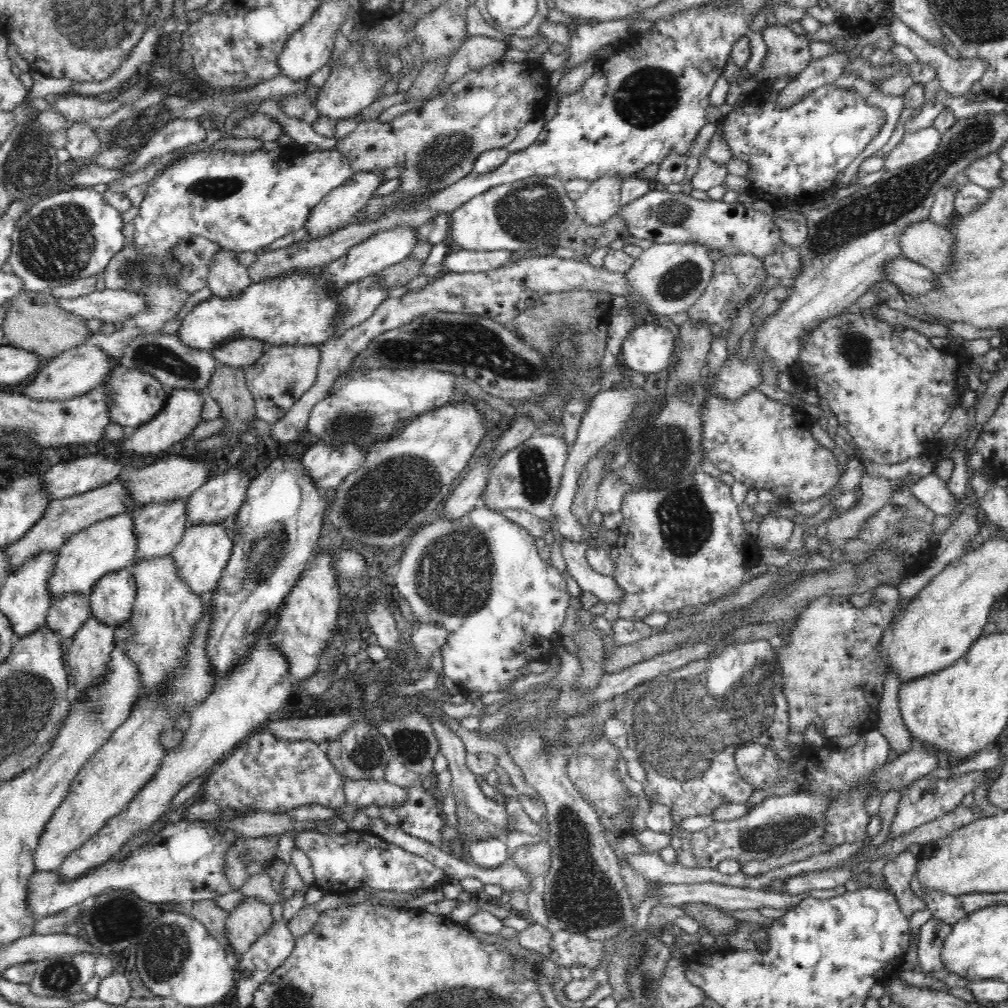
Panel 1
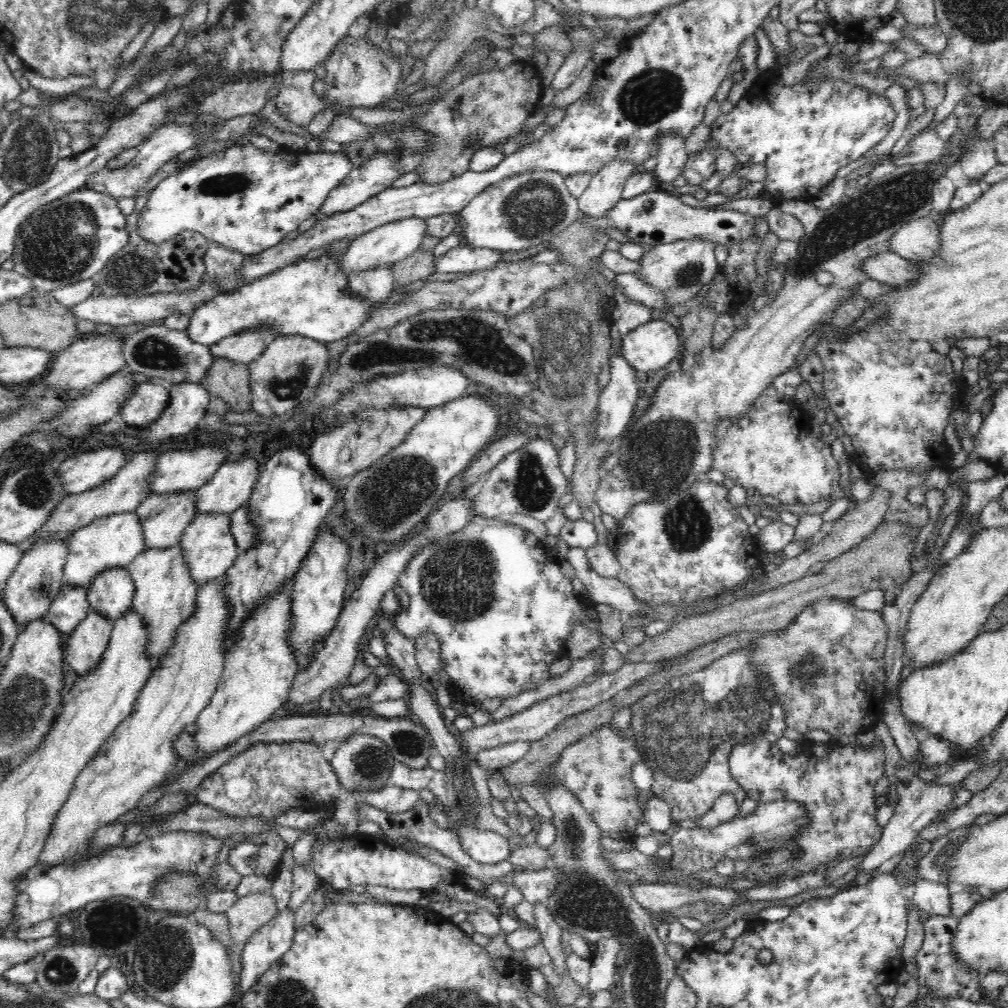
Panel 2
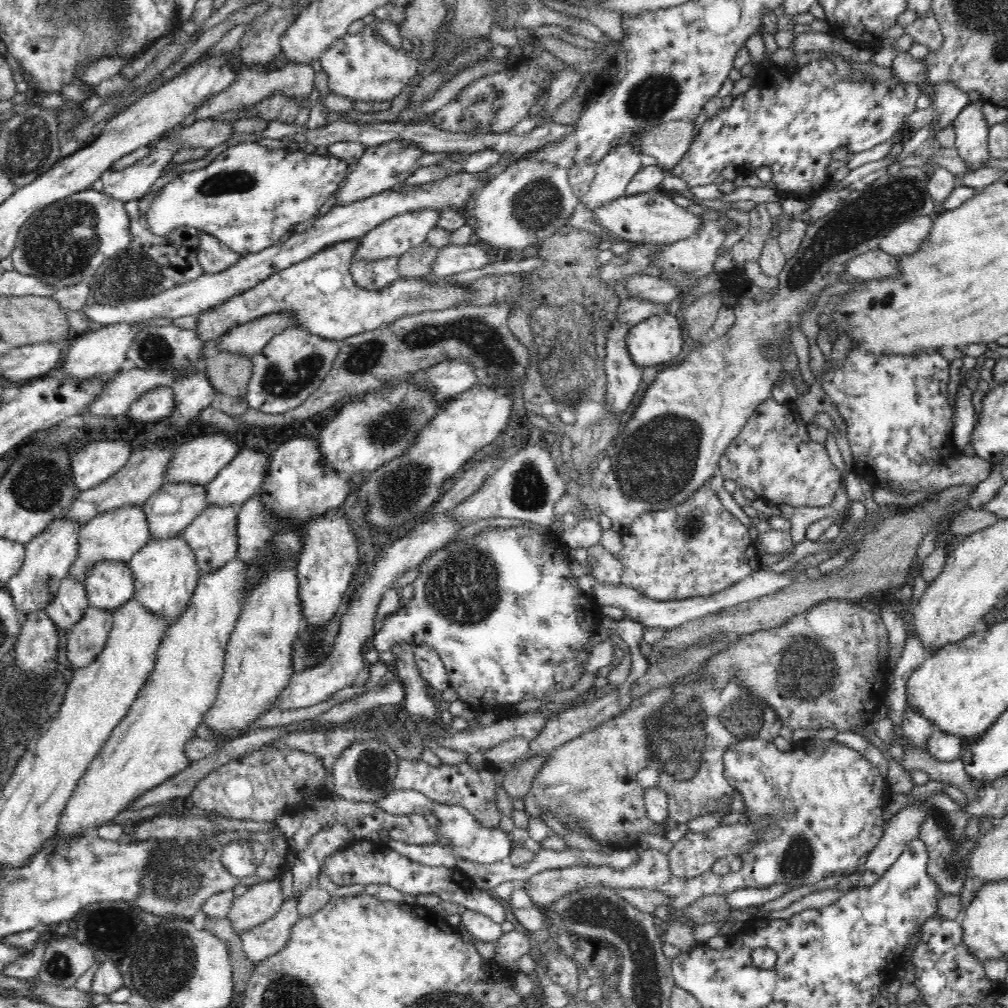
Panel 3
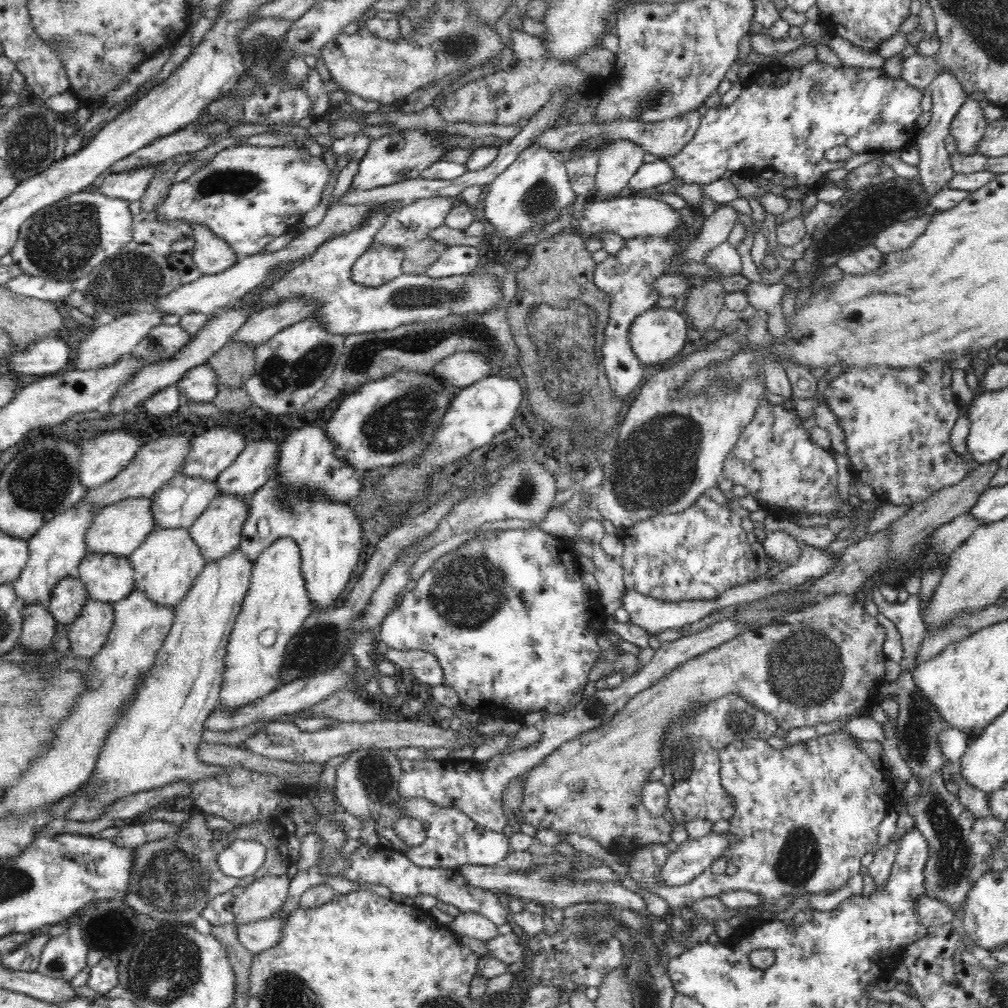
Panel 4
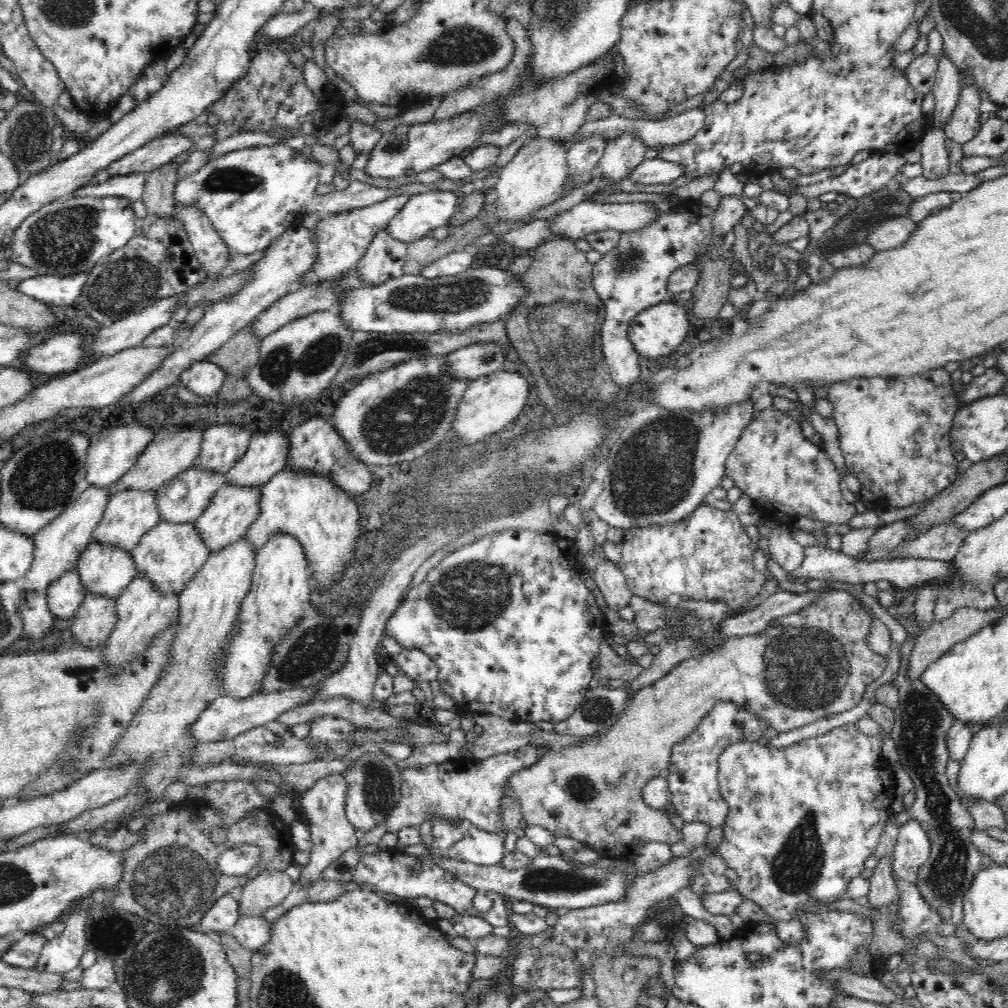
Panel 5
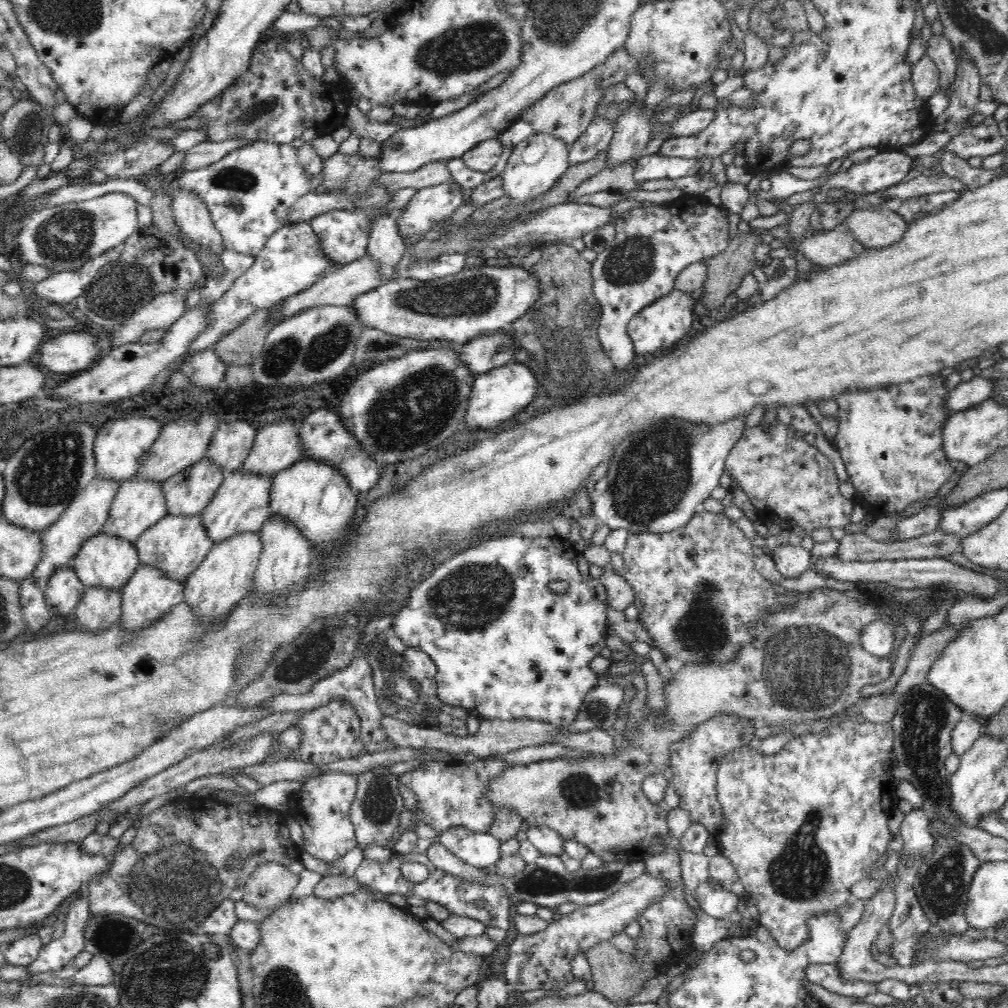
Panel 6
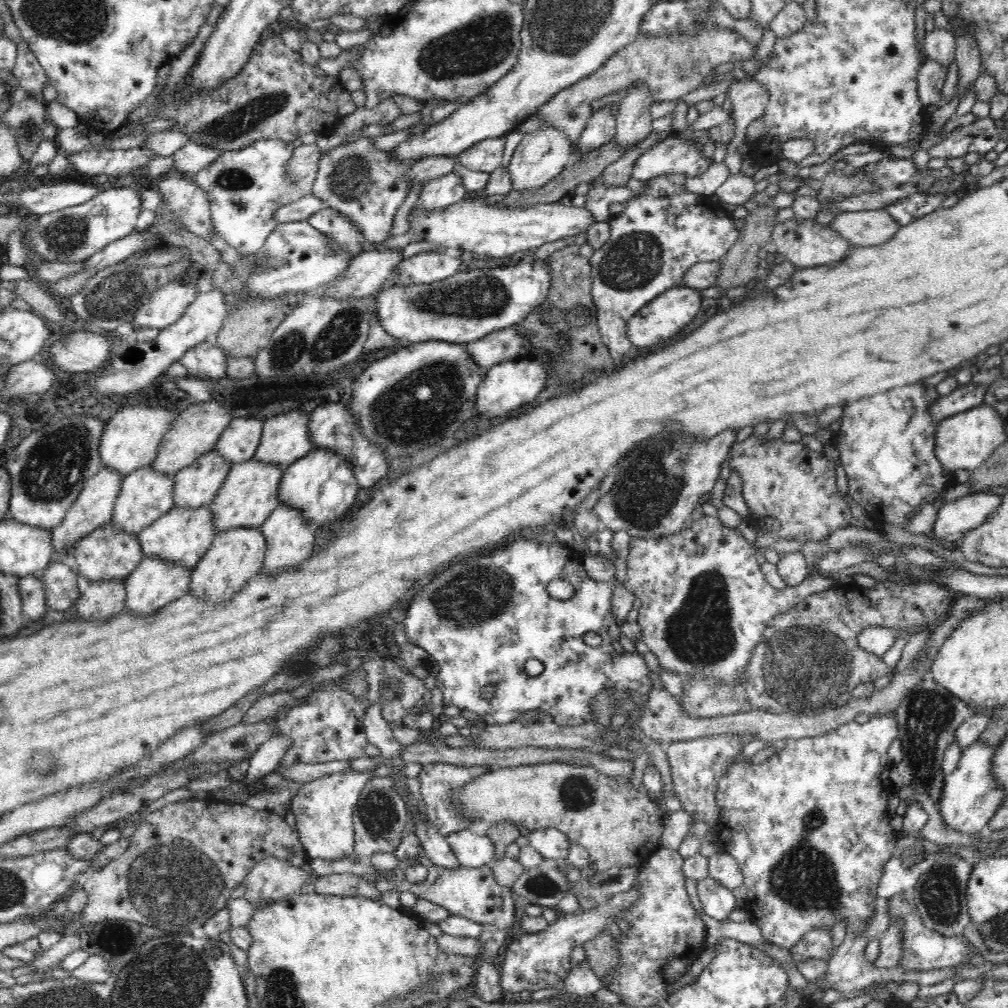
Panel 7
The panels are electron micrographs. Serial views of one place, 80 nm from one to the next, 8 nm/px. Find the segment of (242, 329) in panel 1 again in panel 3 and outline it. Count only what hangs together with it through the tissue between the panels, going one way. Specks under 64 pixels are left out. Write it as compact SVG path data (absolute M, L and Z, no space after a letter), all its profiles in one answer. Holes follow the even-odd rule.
M362 237L347 240L342 245L327 246L310 258L269 276L254 288L232 296L228 302L210 308L208 312L200 314L196 330L198 337L202 342L217 339L228 334L234 327L259 316L266 316L271 312L292 311L294 325L302 325L314 335L341 343L349 336L390 325L408 314L464 307L464 304L474 300L474 291L468 287L470 284L449 284L443 278L398 277L390 286L379 291L358 287L349 268L360 242Z

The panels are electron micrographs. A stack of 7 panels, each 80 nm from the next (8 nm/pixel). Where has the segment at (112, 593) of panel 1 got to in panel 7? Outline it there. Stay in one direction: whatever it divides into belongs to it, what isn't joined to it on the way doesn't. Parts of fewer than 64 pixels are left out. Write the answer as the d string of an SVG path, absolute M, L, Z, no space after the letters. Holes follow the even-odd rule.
M114 521L103 524L100 528L83 536L73 546L73 555L78 563L79 576L87 578L90 582L102 582L106 580L124 581L143 560L142 545L136 535L124 531Z

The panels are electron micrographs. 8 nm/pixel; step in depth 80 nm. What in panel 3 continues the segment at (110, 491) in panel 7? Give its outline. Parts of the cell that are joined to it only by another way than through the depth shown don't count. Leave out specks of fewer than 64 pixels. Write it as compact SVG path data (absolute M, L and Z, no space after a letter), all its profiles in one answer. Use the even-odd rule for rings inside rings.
M59 517L25 544L24 565L6 586L22 617L30 612L46 610L52 604L62 580L69 576L70 567L75 564L78 556L78 534L82 527L82 523L78 521Z

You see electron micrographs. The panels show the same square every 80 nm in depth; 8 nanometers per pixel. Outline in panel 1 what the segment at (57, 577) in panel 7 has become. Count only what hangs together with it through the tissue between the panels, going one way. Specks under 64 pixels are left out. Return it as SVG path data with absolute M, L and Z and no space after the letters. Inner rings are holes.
M70 592L51 602L46 624L57 636L61 636L60 640L72 639L90 615L89 598Z

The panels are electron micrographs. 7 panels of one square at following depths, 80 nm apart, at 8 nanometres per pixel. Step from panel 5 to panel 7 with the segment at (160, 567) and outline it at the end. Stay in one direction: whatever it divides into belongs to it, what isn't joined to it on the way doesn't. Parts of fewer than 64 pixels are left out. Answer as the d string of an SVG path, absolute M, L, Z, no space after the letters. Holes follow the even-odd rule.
M174 505L165 515L159 516L137 534L144 556L160 557L165 562L188 567L191 570L200 563L215 536L210 505L195 509Z

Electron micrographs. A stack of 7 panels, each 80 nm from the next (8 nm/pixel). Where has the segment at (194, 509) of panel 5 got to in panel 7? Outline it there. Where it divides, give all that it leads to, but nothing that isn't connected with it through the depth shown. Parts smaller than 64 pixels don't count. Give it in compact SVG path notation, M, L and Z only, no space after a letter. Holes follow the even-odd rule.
M210 450L194 464L181 468L174 475L174 505L192 509L210 505L228 476L231 465L218 451Z

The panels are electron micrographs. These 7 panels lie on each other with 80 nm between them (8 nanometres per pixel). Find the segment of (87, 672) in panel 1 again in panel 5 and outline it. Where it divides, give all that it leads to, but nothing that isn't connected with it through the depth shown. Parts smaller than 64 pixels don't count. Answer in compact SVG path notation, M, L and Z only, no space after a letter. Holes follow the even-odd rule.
M87 592L83 604L76 610L73 616L72 633L73 639L86 646L87 648L100 648L100 644L104 644L109 640L111 633L116 627L117 620L117 600L110 599L104 596L97 596L92 592Z

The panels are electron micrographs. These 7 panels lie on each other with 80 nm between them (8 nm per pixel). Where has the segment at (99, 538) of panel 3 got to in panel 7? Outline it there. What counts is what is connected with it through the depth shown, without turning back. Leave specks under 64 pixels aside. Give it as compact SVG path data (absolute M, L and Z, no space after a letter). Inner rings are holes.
M152 464L137 468L122 481L111 521L120 525L124 531L137 536L144 527L154 522L159 516L165 515L174 506L172 488L174 488L174 475L164 475L156 471Z

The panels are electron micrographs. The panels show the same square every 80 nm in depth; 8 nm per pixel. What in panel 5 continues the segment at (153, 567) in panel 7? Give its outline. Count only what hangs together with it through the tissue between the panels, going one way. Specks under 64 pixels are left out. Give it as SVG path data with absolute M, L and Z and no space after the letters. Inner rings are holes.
M136 574L131 584L117 599L116 627L111 633L104 650L104 661L110 667L125 667L134 657L150 646L154 636L172 626L178 619L180 602L179 594L163 594L149 578Z

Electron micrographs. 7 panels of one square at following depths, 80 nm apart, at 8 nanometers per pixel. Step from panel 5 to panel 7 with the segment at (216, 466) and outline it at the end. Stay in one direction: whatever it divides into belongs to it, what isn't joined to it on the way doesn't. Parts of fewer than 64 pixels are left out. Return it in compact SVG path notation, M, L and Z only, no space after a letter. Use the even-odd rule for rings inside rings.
M233 417L220 434L213 450L218 451L230 464L254 459L264 428L264 419Z

